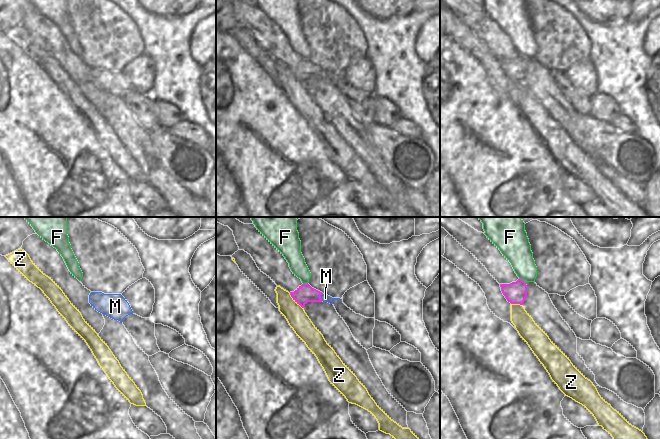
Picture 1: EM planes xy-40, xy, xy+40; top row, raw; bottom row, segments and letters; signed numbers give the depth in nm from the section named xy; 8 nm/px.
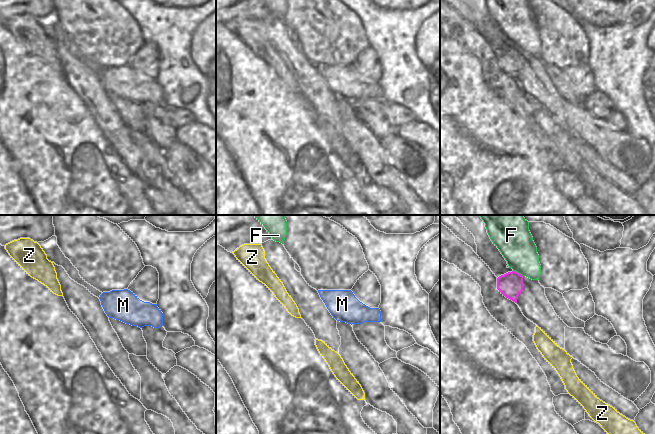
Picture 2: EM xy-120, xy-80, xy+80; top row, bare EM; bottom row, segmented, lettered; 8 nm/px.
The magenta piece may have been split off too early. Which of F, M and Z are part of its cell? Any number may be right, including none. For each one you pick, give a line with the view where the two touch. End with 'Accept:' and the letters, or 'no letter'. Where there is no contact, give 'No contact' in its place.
M: Touches magenta in xy
Accept: M.

